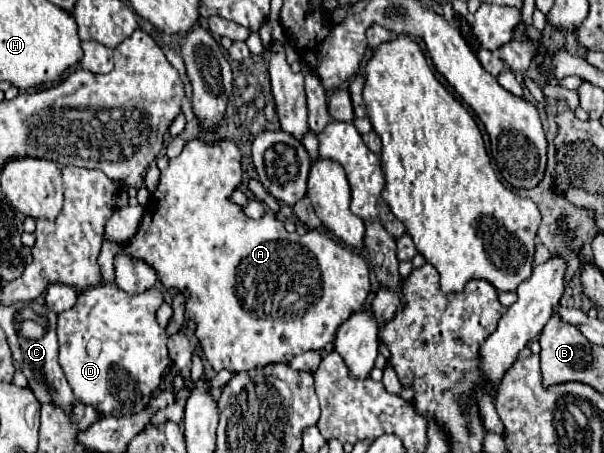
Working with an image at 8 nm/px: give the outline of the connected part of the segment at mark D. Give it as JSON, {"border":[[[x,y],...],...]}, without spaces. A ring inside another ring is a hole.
{"border":[[[97,285],[83,293],[79,293],[73,309],[59,313],[57,337],[59,337],[59,365],[65,371],[65,377],[75,393],[75,397],[93,405],[101,411],[101,415],[121,417],[123,413],[141,411],[157,385],[161,383],[163,371],[169,365],[167,355],[167,333],[159,327],[155,319],[155,311],[163,303],[163,295],[159,289],[147,289],[139,295],[127,295],[117,285]]]}

